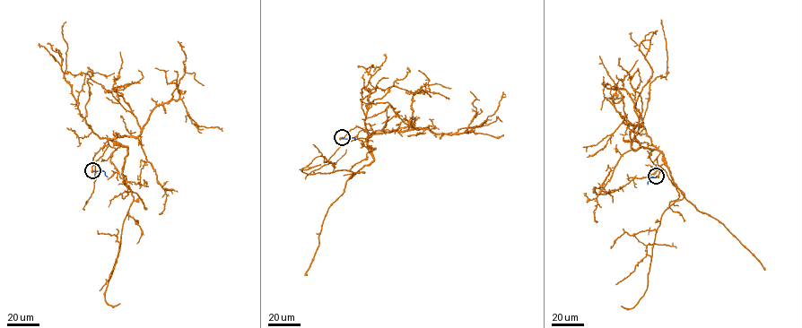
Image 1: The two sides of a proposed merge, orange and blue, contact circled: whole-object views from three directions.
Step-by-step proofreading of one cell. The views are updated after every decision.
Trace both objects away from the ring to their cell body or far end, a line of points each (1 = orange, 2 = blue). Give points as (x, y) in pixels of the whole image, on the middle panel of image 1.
1: (341, 137), (356, 126), (367, 131), (372, 160), (350, 178), (359, 171), (313, 174), (300, 170), (320, 164)
2: (341, 137), (355, 140)

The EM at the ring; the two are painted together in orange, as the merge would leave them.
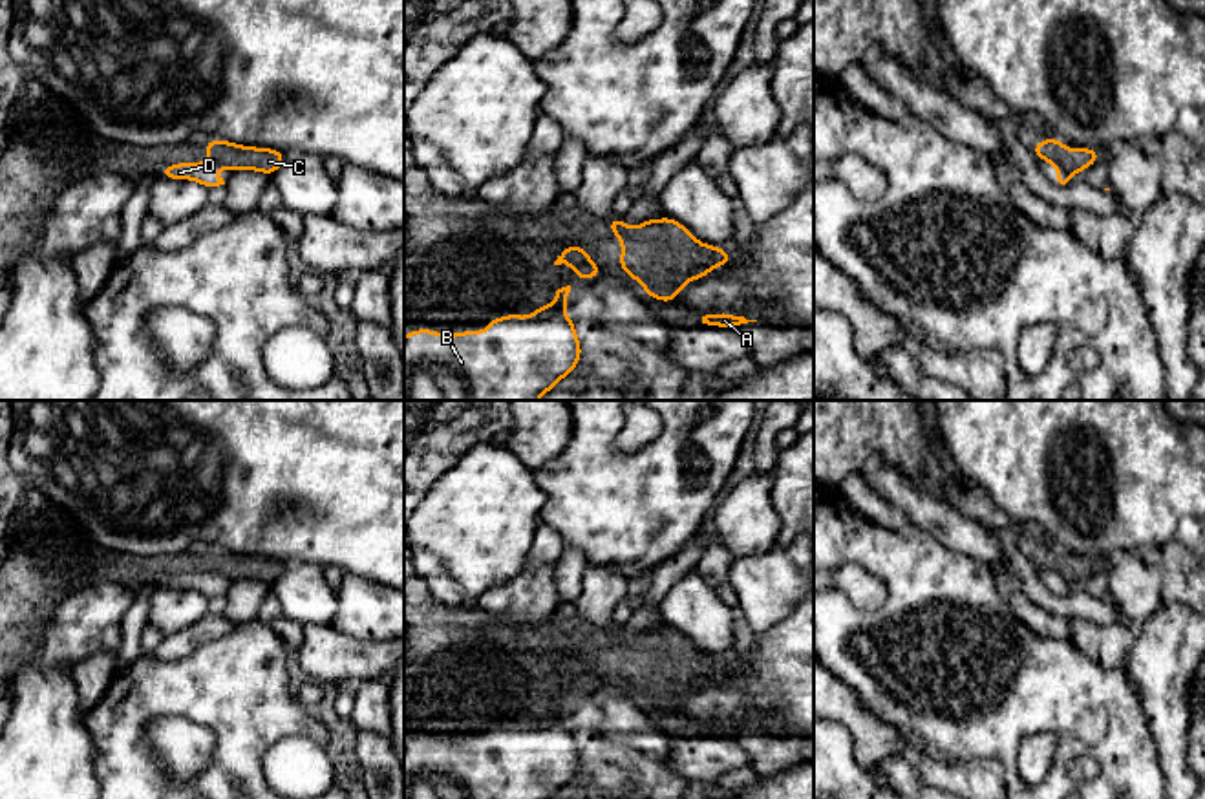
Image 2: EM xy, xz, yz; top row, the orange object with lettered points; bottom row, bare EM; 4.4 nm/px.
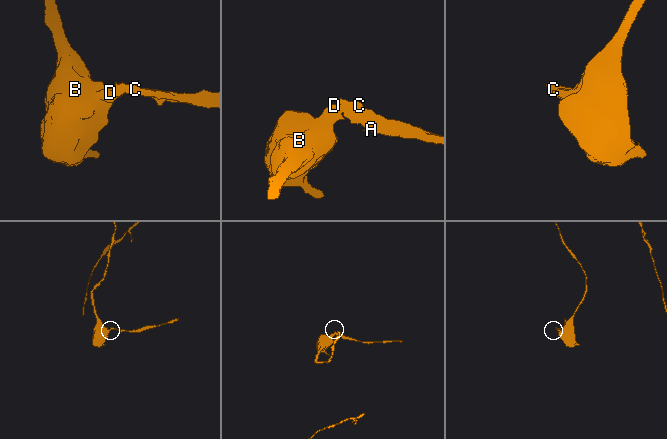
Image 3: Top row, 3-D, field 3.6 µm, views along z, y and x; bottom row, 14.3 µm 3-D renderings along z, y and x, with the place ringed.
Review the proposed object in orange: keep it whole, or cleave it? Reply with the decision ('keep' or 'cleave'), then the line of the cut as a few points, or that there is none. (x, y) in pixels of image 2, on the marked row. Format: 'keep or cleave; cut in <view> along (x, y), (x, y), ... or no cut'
cleave; cut in yz along (1048, 158), (1061, 163), (1072, 174)

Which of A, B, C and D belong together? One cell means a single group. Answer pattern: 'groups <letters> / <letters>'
groups A C / B D

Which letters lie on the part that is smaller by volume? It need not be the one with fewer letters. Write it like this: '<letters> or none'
A, C

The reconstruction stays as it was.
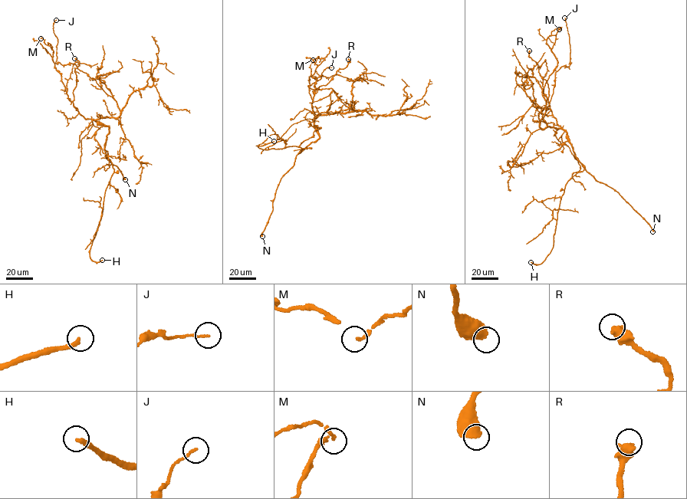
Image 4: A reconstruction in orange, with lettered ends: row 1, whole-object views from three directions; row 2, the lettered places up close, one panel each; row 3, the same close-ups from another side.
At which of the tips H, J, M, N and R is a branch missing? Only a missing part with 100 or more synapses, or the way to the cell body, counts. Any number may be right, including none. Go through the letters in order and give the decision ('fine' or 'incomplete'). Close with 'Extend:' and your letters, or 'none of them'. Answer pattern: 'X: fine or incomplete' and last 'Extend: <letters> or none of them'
H: incomplete
J: fine
M: fine
N: incomplete
R: fine
Extend: H, N

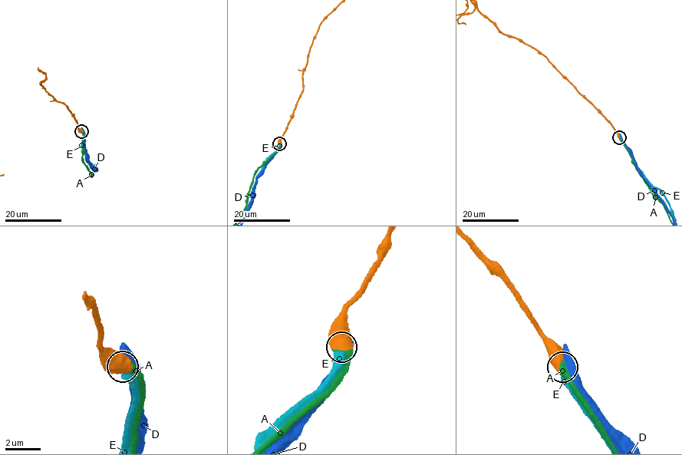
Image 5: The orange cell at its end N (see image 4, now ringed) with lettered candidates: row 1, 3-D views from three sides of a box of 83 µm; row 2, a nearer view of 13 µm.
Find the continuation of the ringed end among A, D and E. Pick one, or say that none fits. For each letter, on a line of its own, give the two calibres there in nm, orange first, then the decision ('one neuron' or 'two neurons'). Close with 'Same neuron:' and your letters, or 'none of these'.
A: 950/550 nm | one neuron
D: 1000/550 nm | two neurons
E: 700/460 nm | two neurons
Same neuron: A

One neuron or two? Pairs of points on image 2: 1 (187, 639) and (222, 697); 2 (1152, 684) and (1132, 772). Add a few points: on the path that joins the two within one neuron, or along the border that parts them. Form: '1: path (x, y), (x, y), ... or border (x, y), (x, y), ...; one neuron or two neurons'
1: border (233, 629), (180, 659), (156, 659), (152, 655); two neurons
2: border (1125, 677), (1136, 693), (1160, 756); two neurons

